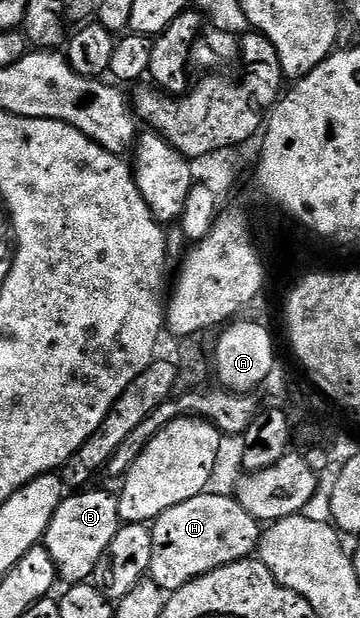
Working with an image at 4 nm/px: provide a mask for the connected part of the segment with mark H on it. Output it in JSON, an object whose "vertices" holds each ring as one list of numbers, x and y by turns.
{"vertices":[[206,492,195,495,195,499,187,499,187,503,179,503,175,507,167,507,152,522,153,554,151,555,148,572,151,579,166,594,175,592,179,587,194,581,199,575,205,575,223,567,232,561,244,561,258,552,263,532,262,522,256,521,237,502,236,496,209,494]]}

